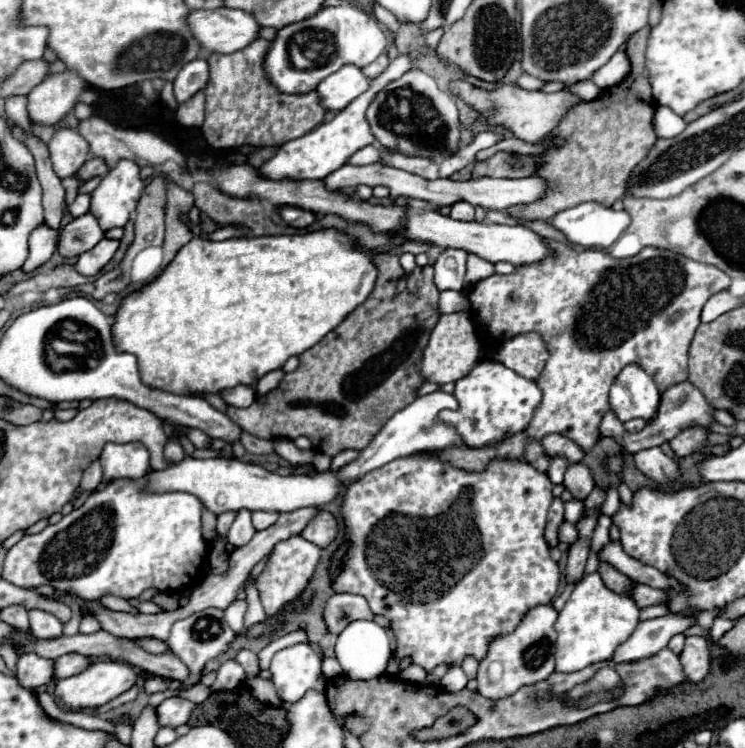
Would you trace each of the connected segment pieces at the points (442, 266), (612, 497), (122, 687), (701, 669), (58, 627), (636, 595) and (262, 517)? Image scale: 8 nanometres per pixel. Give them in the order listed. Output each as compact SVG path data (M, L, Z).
M444 249L436 259L434 283L440 291L461 291L464 288L466 276L466 261L468 253L462 249Z
M608 487L606 491L606 501L604 501L604 505L602 505L602 513L612 517L614 513L618 513L618 509L620 509L620 497L618 497L618 491L616 491L614 487Z
M94 661L82 673L58 679L54 687L54 697L62 701L70 709L84 709L84 707L100 707L108 701L116 699L120 693L128 691L136 683L136 673L128 663L122 661Z
M688 637L680 661L688 681L702 681L710 669L710 649L704 637Z
M32 609L28 611L30 629L36 639L58 639L62 637L62 621L46 611Z
M636 585L630 593L630 597L636 601L638 607L650 607L650 605L668 605L670 597L666 591L660 589L652 589L648 585Z
M254 511L252 513L252 523L254 523L254 529L258 529L258 531L274 525L276 519L278 519L278 513L266 513L266 511Z

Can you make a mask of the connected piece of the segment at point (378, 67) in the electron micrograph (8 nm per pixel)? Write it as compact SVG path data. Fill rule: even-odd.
M382 53L374 63L366 65L366 67L362 69L362 73L364 73L368 79L374 79L374 77L378 77L386 67L388 67L388 57Z

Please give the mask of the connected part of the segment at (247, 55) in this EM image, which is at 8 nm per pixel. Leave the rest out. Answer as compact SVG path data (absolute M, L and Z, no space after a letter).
M256 39L248 47L232 53L220 55L212 53L208 57L210 81L204 89L206 95L206 121L202 133L214 149L230 149L240 145L284 145L290 139L298 139L312 131L324 119L324 109L320 105L318 93L286 95L278 93L264 77L262 59L268 51L268 41Z

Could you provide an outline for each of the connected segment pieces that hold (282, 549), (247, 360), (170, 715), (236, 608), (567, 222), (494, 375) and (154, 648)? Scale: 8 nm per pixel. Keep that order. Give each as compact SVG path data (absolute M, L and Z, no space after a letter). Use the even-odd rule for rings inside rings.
M294 535L272 547L266 567L260 575L262 579L256 579L256 589L260 593L260 601L266 611L266 617L280 613L286 605L290 605L292 601L296 601L300 597L300 593L306 589L306 585L314 573L318 559L320 559L320 547L306 541L302 535Z
M324 229L304 235L276 235L276 237L238 237L238 239L226 239L226 241L210 241L204 237L194 237L190 243L186 243L166 265L166 269L148 285L142 289L128 293L116 315L112 325L112 337L114 347L120 353L132 353L140 361L140 377L144 385L150 385L154 389L164 389L174 395L204 395L204 393L222 393L224 389L232 389L236 385L254 385L260 381L266 373L274 369L282 369L288 357L300 355L312 345L316 345L328 331L332 331L350 311L354 311L360 303L366 301L376 281L376 267L372 263L372 257L366 255L362 249L354 245L354 241L348 235L342 235L336 229Z
M170 697L164 703L160 703L158 709L156 709L158 725L176 729L176 727L180 727L188 721L192 709L194 709L194 703L190 703L186 699L180 699L180 697Z
M234 601L234 603L224 611L226 621L228 621L228 625L234 629L234 633L242 633L242 631L244 631L244 623L242 623L244 613L246 613L246 601Z
M582 203L572 209L560 211L550 223L560 229L570 243L582 247L604 249L614 243L614 229L622 231L630 225L630 213L614 211L598 203Z
M478 361L476 367L456 381L454 395L460 403L458 411L442 411L440 419L454 425L468 447L484 447L500 441L504 435L520 433L528 427L536 405L540 403L540 389L534 381L516 375L512 369L498 361Z
M138 639L138 645L142 645L146 651L156 653L156 655L168 651L168 645L164 641L160 641L160 639Z

